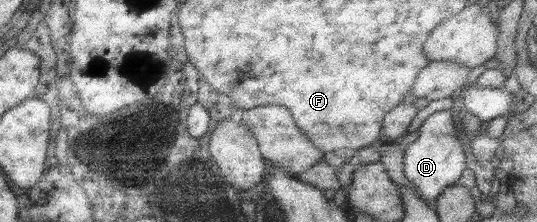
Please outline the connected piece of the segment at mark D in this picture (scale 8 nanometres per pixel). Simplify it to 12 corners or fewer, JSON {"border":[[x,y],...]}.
{"border":[[451,110],[404,146],[403,175],[430,205],[465,169]]}

